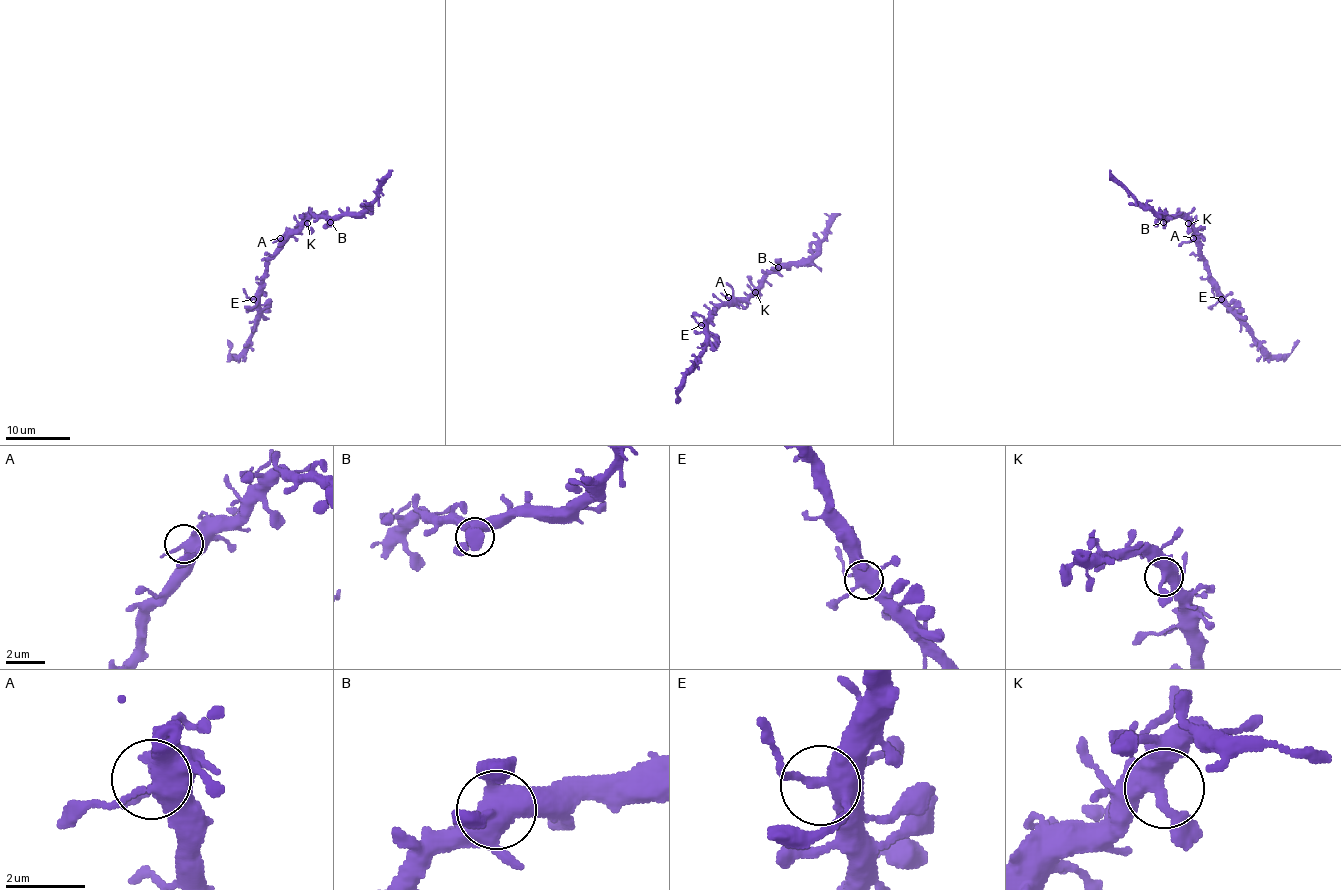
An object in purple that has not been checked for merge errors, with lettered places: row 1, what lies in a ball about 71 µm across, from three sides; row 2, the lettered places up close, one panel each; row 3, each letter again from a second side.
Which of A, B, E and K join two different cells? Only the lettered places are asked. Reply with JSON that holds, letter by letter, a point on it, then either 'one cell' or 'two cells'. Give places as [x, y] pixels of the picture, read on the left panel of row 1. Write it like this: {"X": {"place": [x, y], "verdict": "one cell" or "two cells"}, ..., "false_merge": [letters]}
{"A": {"place": [280, 238], "verdict": "one cell"}, "B": {"place": [330, 222], "verdict": "one cell"}, "E": {"place": [253, 299], "verdict": "one cell"}, "K": {"place": [307, 223], "verdict": "one cell"}, "false_merge": []}

